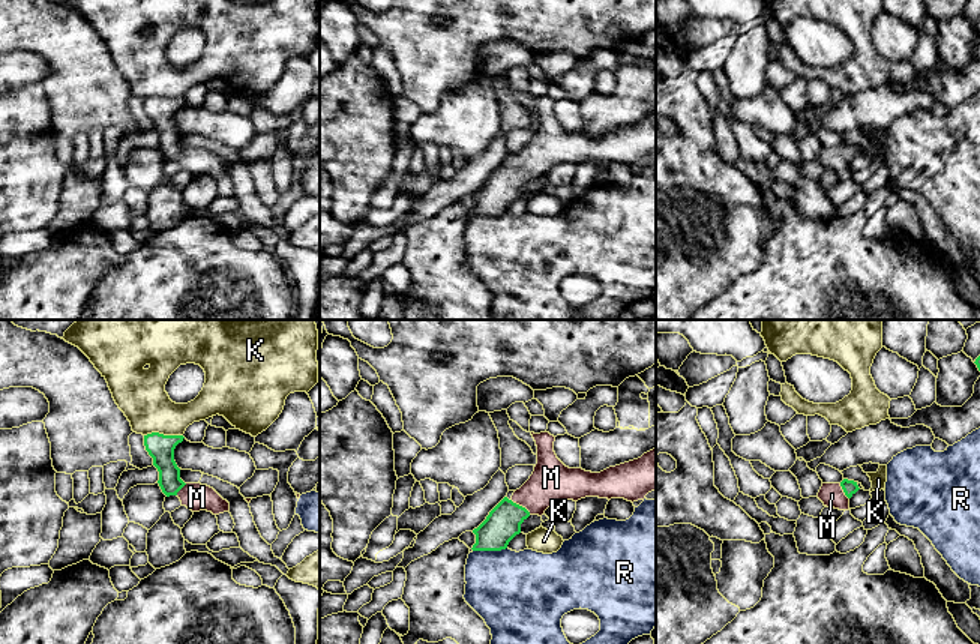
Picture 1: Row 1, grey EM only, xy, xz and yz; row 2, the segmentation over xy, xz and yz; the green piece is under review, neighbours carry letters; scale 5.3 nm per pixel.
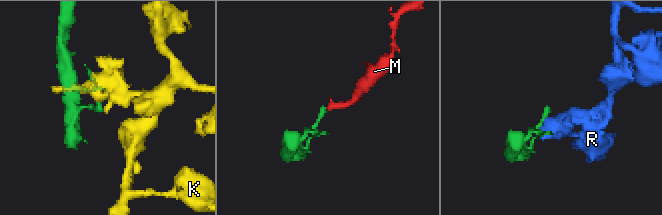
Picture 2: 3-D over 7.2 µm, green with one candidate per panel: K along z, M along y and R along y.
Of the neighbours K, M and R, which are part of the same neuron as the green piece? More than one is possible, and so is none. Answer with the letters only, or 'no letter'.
M

